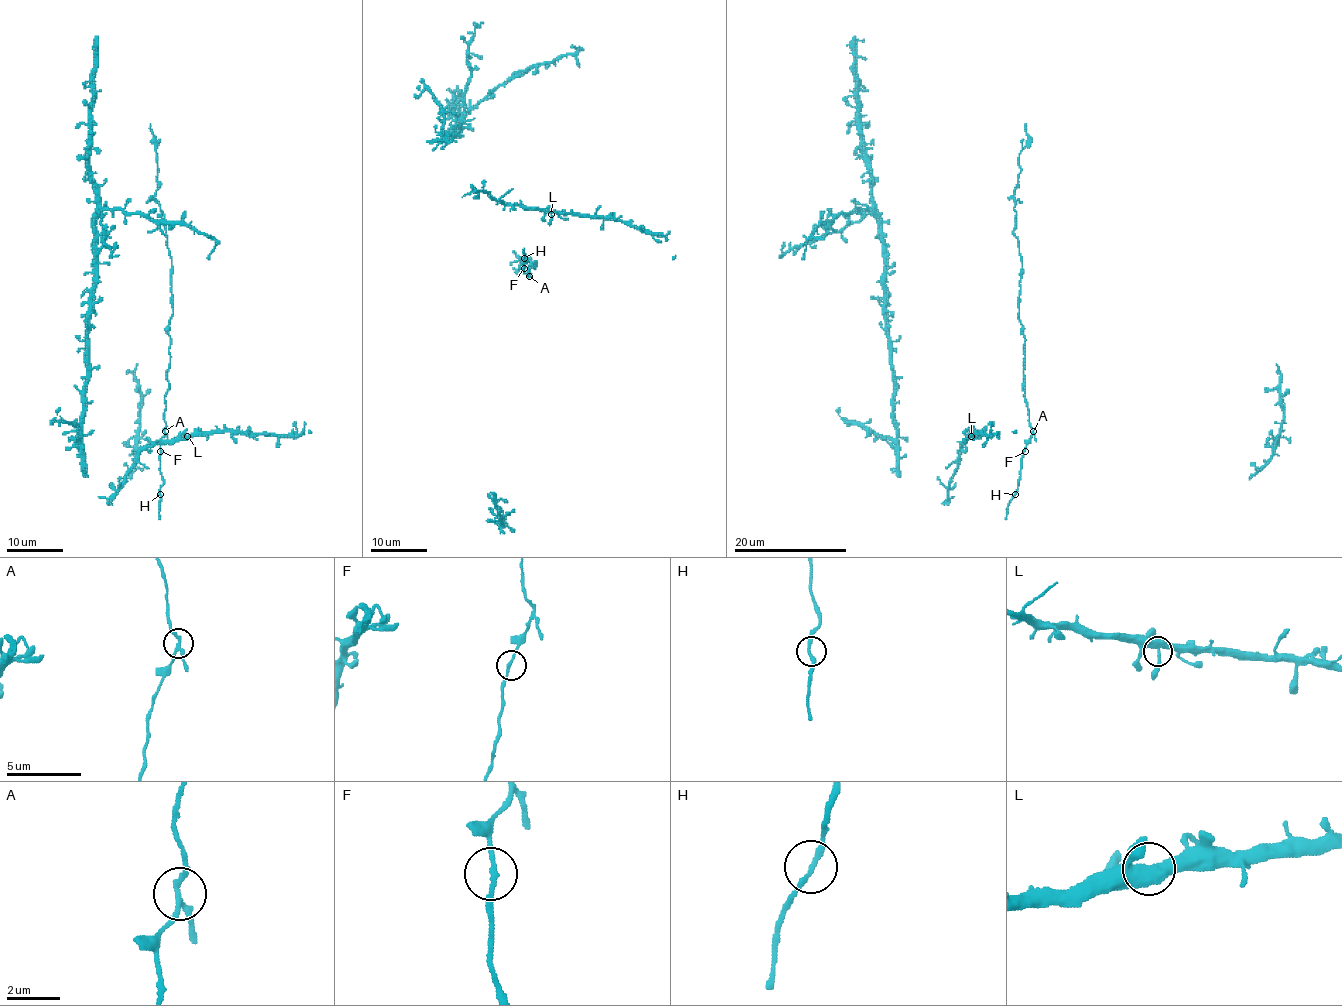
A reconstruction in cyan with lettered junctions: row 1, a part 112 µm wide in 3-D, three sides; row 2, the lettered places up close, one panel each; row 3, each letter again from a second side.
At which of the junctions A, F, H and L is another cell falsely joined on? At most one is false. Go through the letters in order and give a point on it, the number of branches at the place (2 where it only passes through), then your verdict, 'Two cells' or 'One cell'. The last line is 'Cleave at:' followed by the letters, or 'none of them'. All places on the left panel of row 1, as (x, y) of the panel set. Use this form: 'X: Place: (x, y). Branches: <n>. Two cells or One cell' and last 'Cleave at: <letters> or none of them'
A: Place: (165, 431). Branches: 3. Two cells
F: Place: (160, 451). Branches: 2. One cell
H: Place: (160, 494). Branches: 2. One cell
L: Place: (187, 436). Branches: 3. One cell
Cleave at: A

